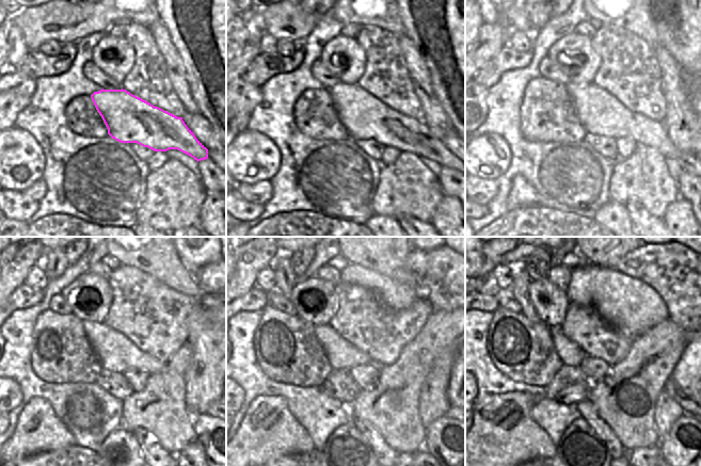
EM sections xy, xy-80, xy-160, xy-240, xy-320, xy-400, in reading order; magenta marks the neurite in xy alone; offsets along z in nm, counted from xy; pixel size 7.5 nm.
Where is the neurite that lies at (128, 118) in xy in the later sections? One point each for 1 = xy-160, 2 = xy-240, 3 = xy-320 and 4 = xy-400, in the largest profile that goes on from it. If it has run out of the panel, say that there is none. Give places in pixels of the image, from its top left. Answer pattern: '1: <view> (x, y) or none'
1: xy-160 (599, 112)
2: xy-240 (114, 352)
3: xy-320 (343, 355)
4: xy-400 (570, 353)

